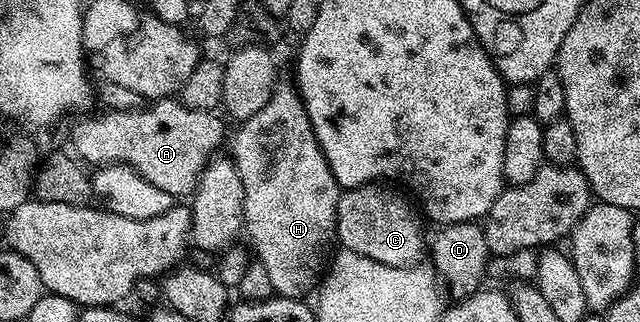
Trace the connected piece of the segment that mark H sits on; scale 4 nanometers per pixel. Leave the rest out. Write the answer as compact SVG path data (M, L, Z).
M278 83L269 102L242 121L231 156L245 190L244 229L251 238L254 257L265 268L276 295L300 299L318 285L324 271L323 256L329 244L336 239L337 208L343 190L317 142L303 100L298 91L290 83L287 84Z

